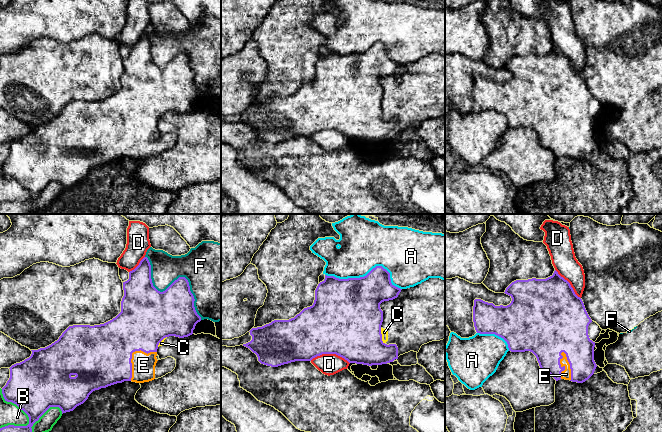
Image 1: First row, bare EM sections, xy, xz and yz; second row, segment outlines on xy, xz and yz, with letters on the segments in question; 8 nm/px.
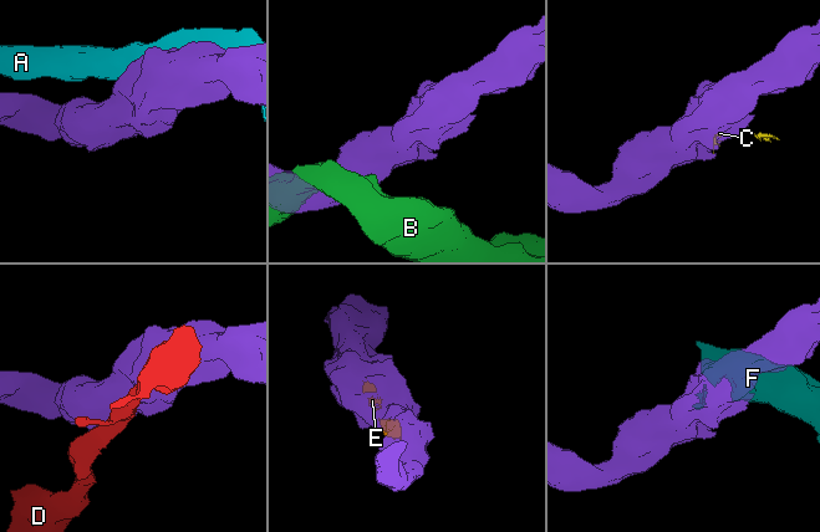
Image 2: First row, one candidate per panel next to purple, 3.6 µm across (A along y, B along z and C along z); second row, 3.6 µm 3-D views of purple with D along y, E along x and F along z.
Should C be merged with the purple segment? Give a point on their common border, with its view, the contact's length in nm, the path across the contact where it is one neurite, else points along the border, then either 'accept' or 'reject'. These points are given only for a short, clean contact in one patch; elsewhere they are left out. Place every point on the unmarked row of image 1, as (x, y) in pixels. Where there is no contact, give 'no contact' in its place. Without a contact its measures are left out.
xz (381, 112) | 130 nm | along xz (380, 104), (384, 119) | reject

